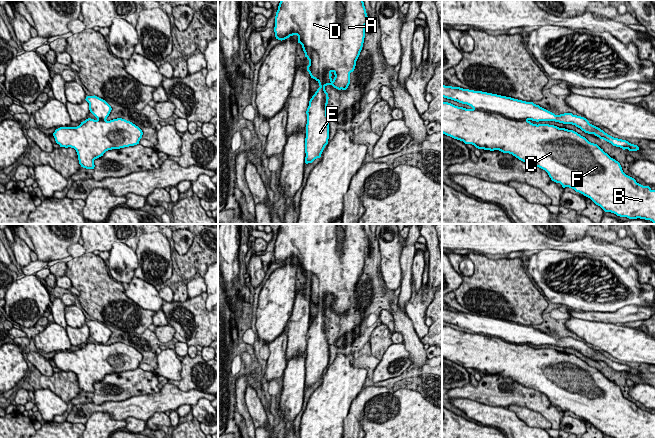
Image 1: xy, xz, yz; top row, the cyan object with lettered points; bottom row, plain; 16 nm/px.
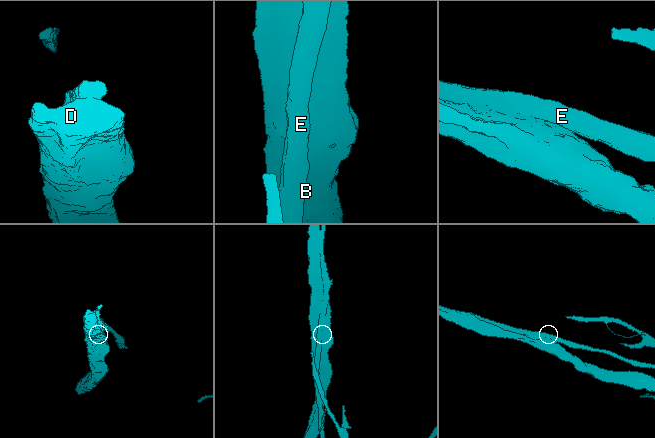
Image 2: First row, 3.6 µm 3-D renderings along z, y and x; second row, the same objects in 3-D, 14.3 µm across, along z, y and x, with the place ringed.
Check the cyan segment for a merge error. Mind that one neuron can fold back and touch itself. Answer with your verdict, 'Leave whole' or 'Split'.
Leave whole

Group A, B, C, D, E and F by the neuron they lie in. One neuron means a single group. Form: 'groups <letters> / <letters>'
groups A B C D E F

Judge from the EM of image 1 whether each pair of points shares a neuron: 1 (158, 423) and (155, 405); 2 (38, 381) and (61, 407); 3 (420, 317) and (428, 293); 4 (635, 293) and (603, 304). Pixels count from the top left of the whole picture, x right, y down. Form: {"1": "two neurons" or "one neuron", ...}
{"1": "two neurons", "2": "two neurons", "3": "one neuron", "4": "one neuron"}

